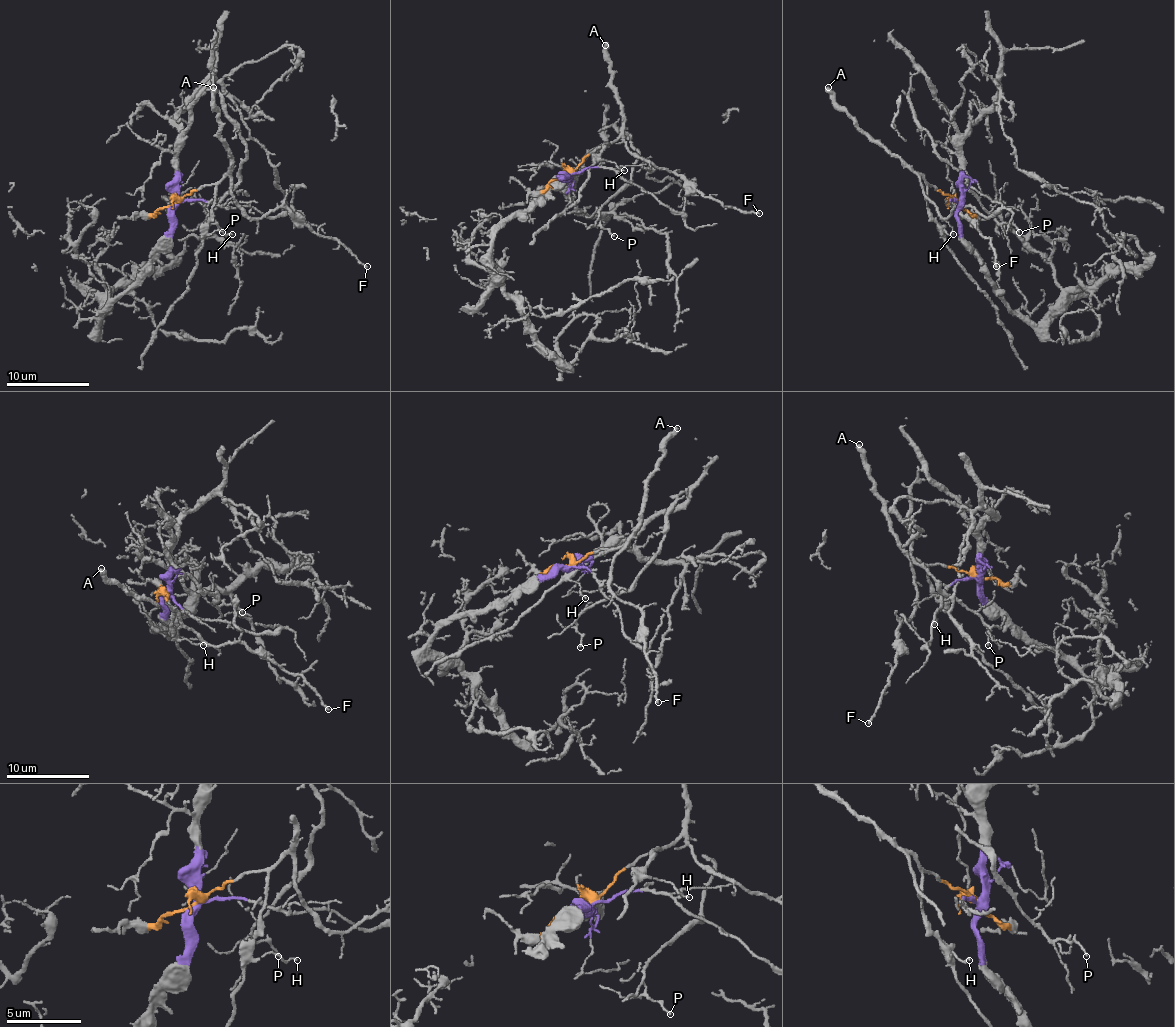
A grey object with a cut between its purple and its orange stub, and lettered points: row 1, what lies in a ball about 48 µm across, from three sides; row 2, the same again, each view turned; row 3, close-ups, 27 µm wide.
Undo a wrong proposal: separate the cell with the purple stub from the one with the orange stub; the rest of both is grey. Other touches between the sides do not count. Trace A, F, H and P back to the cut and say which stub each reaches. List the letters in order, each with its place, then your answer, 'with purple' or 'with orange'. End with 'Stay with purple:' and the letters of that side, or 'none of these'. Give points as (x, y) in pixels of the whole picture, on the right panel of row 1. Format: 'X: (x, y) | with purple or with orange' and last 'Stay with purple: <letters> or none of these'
A: (828, 87) | with orange
F: (996, 266) | with orange
H: (953, 234) | with orange
P: (1019, 232) | with purple
Stay with purple: P

